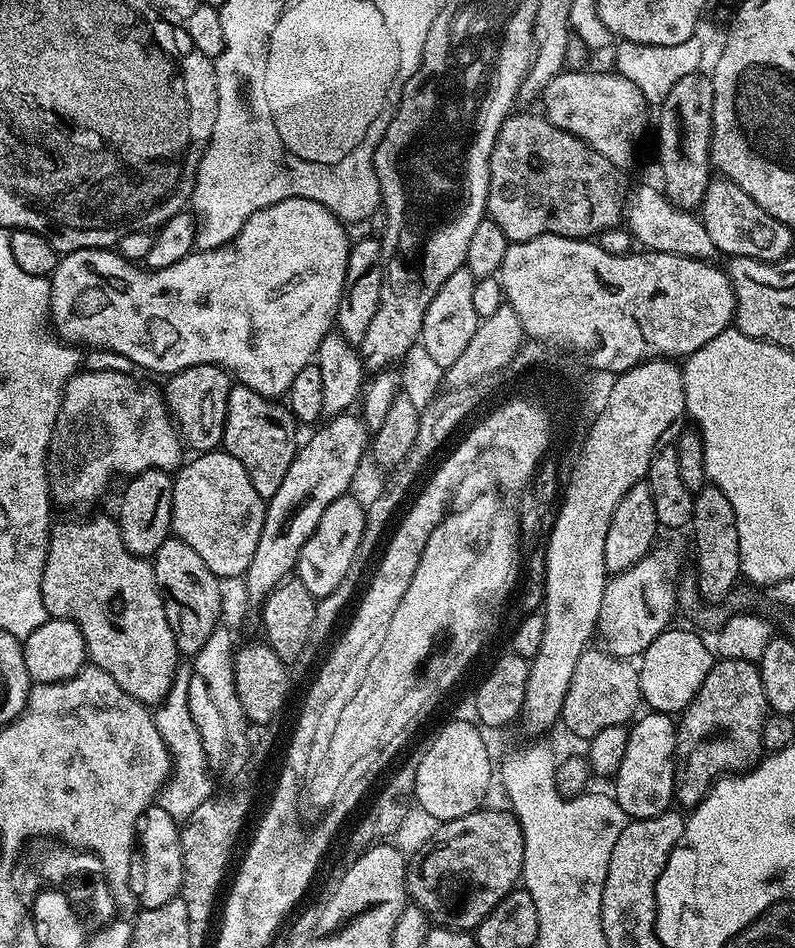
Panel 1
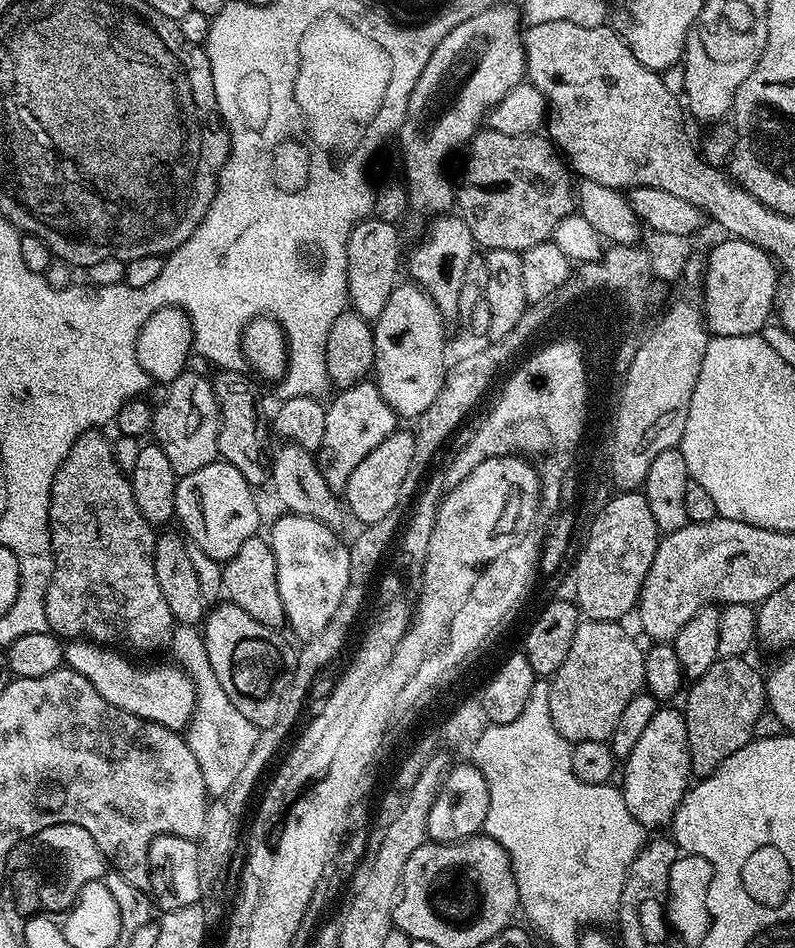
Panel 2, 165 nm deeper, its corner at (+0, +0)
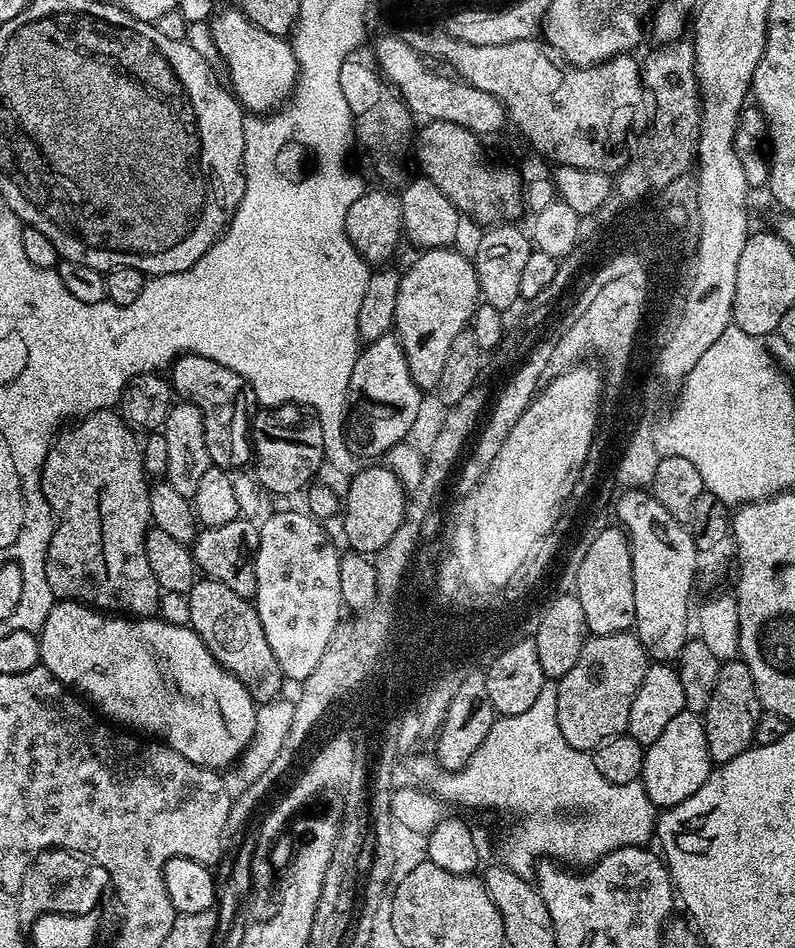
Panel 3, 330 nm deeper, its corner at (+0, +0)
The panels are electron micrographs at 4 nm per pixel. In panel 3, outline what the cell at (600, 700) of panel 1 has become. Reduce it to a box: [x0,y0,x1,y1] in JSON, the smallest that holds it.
[556,631,649,753]

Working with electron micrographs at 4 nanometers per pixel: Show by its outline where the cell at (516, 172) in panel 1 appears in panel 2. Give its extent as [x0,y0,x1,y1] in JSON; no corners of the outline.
[454,130,578,254]

